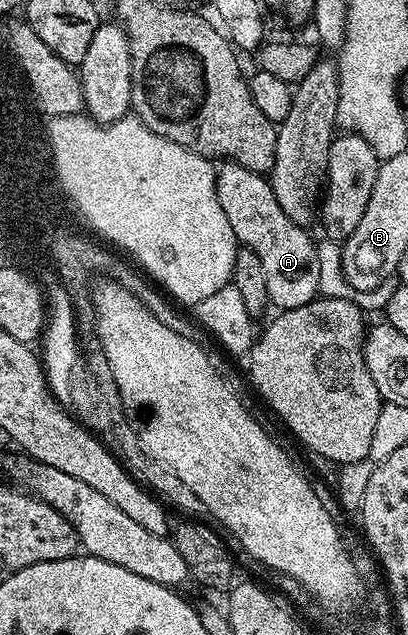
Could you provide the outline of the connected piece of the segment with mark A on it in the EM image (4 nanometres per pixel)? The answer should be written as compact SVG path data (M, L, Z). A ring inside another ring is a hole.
M223 162L215 173L217 198L233 226L233 234L240 245L249 247L265 269L265 286L269 286L268 301L276 304L276 309L305 306L319 296L317 282L316 241L311 240L308 229L297 226L281 210L277 194L273 194L271 181L266 175L249 170L234 162Z

